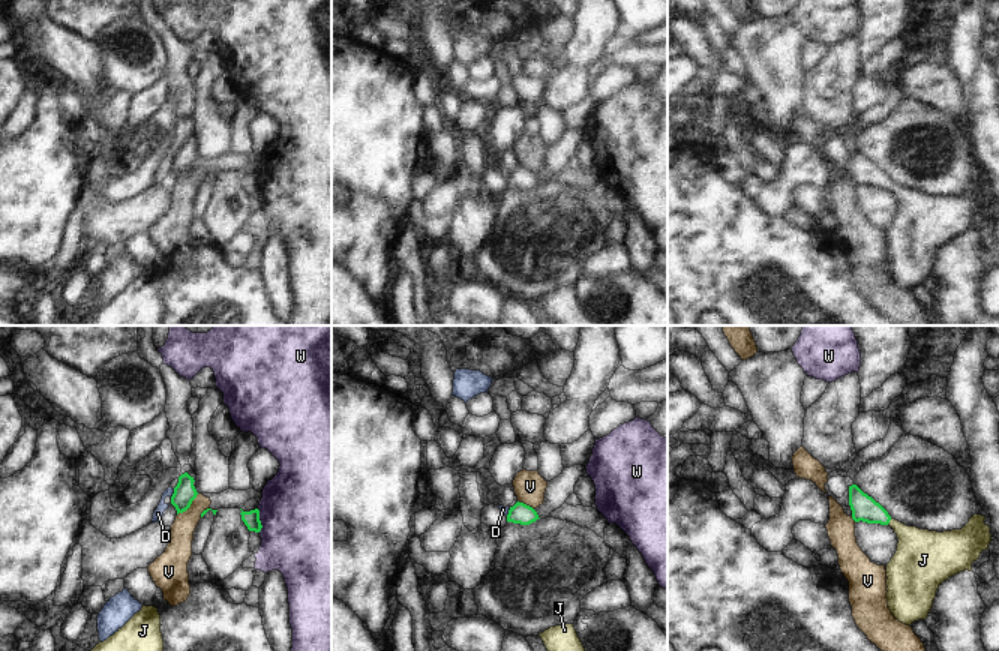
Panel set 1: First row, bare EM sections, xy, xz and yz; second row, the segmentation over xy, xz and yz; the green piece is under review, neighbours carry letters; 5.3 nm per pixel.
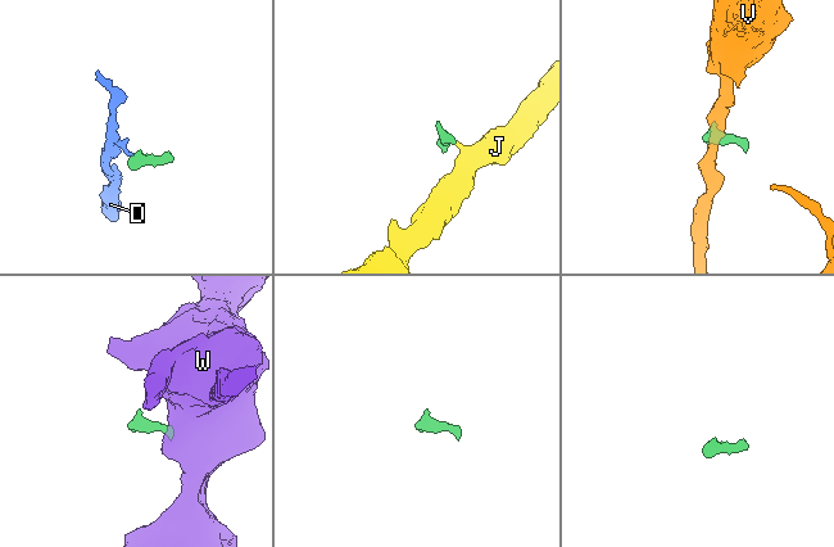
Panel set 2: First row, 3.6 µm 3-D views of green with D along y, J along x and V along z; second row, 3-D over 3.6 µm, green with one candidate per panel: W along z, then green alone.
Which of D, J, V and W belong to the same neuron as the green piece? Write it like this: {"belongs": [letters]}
{"belongs": ["J"]}

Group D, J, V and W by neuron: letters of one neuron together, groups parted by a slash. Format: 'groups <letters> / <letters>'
groups D / J / V / W

